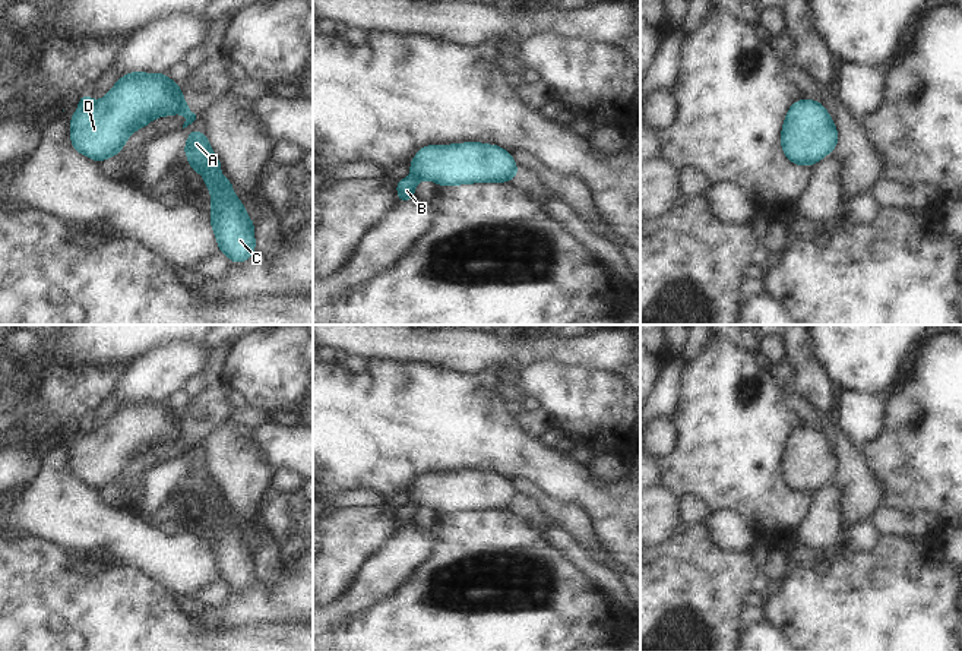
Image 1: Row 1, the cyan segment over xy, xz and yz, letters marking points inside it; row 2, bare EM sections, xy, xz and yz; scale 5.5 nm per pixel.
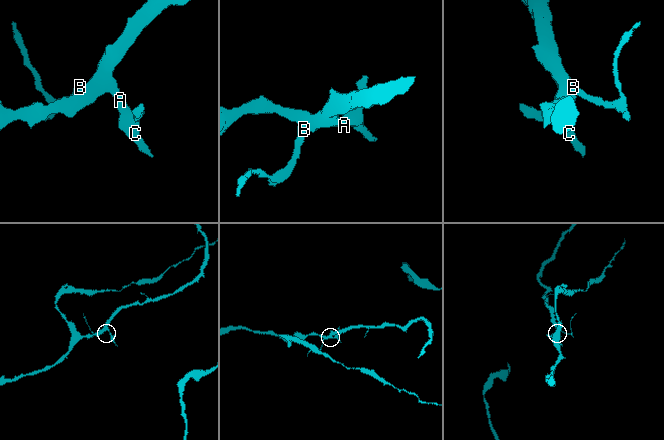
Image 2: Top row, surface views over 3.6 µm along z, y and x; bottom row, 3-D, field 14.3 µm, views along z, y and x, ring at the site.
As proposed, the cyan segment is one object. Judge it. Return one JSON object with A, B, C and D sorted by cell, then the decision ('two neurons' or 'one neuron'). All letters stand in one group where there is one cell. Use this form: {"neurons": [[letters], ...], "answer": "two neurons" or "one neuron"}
{"neurons": [["A", "C", "D"], ["B"]], "answer": "two neurons"}

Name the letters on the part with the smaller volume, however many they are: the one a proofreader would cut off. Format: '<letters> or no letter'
B

